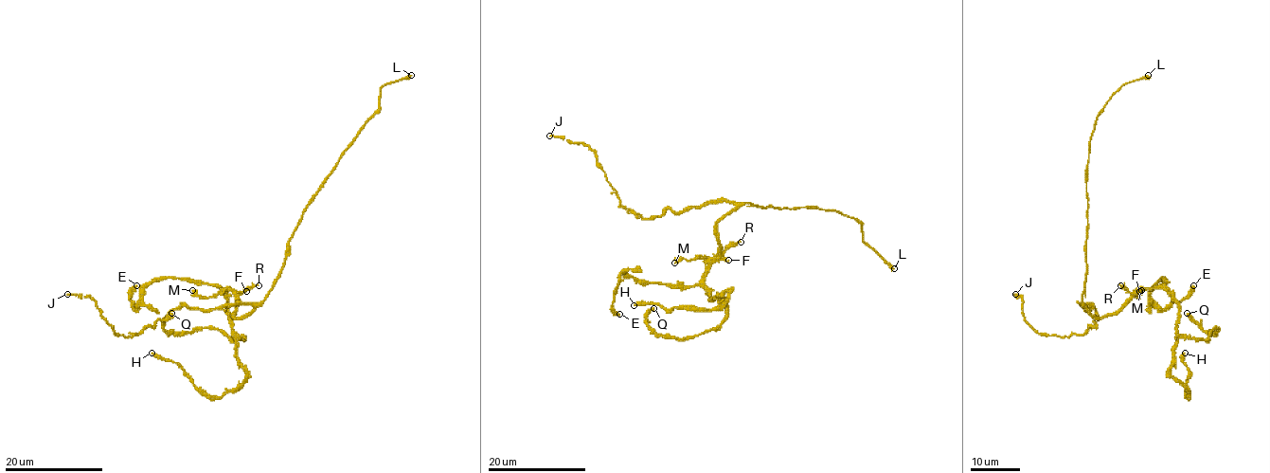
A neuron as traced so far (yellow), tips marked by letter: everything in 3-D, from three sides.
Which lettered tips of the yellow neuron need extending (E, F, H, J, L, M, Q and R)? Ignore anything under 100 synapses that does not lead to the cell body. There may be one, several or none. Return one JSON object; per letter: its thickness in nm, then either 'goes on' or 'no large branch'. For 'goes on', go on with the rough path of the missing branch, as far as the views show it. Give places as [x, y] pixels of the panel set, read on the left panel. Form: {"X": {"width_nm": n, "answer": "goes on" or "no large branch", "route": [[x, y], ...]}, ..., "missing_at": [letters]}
{"E": {"width_nm": 400, "answer": "no large branch"}, "F": {"width_nm": 260, "answer": "no large branch"}, "H": {"width_nm": 280, "answer": "no large branch"}, "J": {"width_nm": 240, "answer": "no large branch"}, "L": {"width_nm": 480, "answer": "goes on"}, "M": {"width_nm": 320, "answer": "no large branch"}, "Q": {"width_nm": 280, "answer": "no large branch"}, "R": {"width_nm": 240, "answer": "no large branch"}, "missing_at": ["L"]}

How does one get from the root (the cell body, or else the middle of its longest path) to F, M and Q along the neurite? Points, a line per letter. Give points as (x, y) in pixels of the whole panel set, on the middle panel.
F: (732, 210), (717, 222), (719, 252), (728, 260)
M: (732, 210), (717, 222), (719, 251), (712, 258), (679, 259), (674, 263)
Q: (732, 210), (717, 222), (719, 254), (704, 281), (726, 318), (699, 335), (673, 338), (646, 322), (653, 308)

